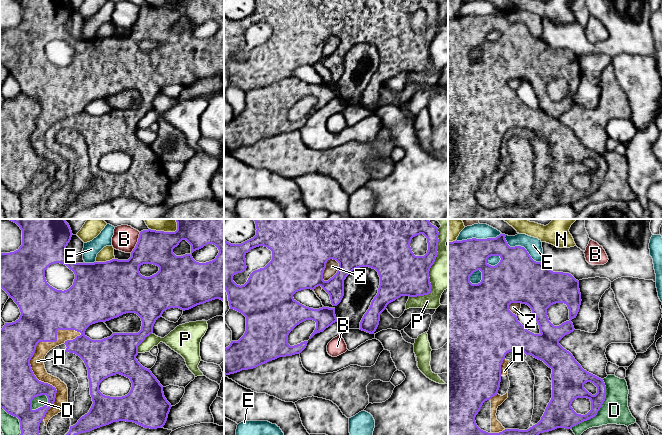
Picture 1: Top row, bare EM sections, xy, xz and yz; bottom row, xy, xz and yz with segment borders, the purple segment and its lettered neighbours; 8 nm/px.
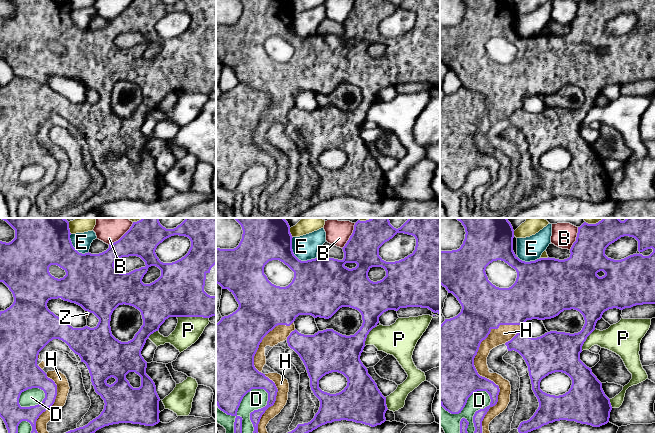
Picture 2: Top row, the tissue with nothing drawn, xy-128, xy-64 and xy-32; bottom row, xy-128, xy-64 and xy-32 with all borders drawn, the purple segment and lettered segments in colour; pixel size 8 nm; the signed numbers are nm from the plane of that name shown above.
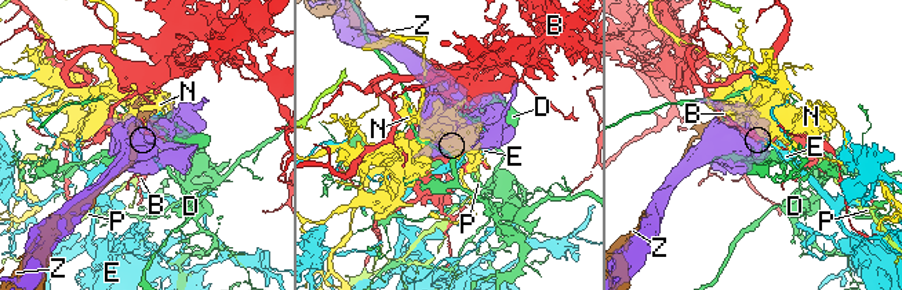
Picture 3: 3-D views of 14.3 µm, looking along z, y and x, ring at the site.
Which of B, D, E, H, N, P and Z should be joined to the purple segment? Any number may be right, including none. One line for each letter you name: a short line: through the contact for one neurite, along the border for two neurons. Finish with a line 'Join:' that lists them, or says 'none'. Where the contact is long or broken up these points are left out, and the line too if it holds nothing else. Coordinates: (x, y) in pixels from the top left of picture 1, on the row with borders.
Join: H

